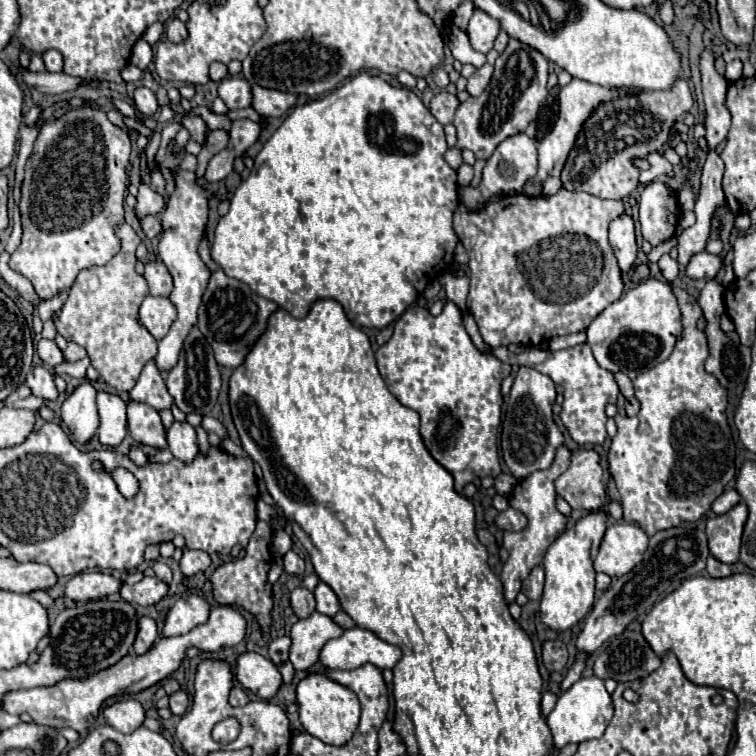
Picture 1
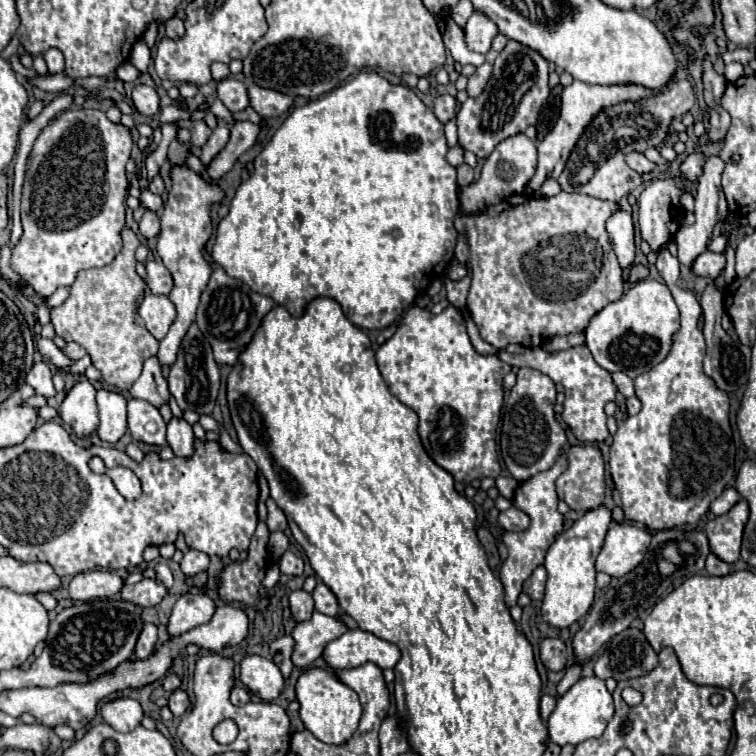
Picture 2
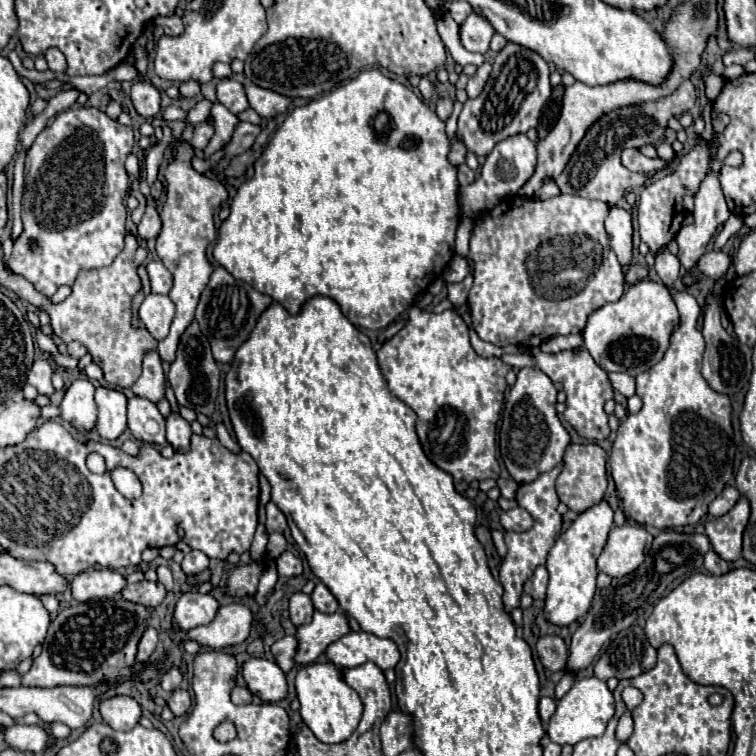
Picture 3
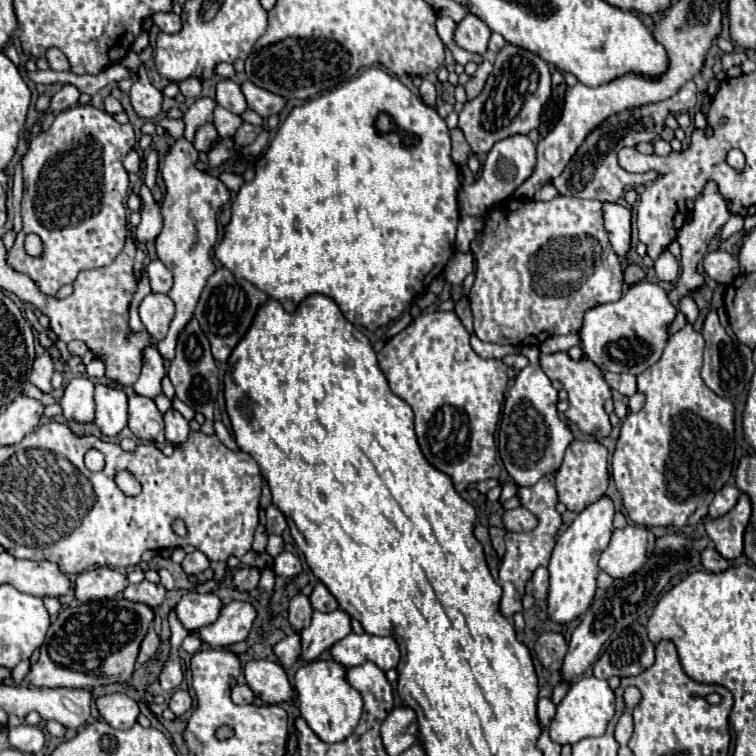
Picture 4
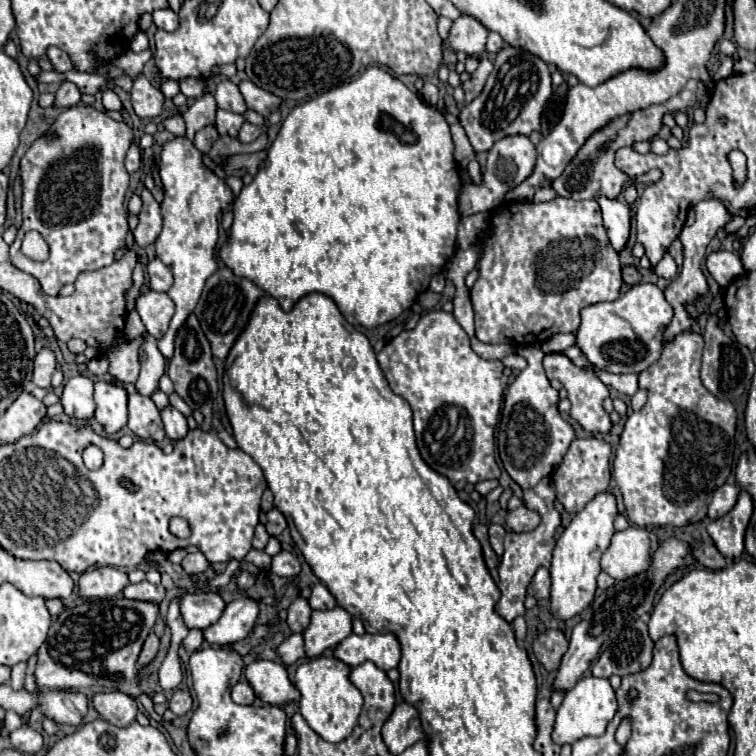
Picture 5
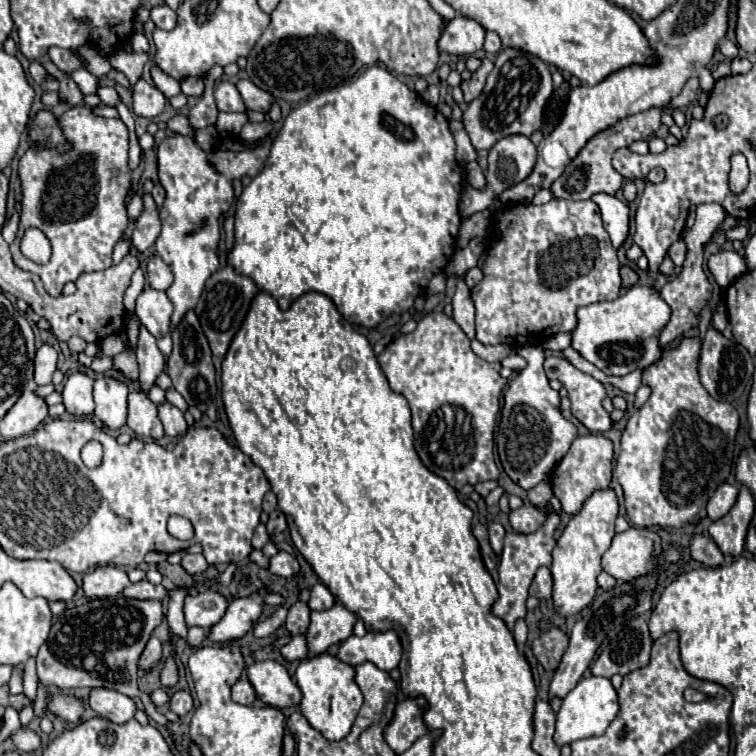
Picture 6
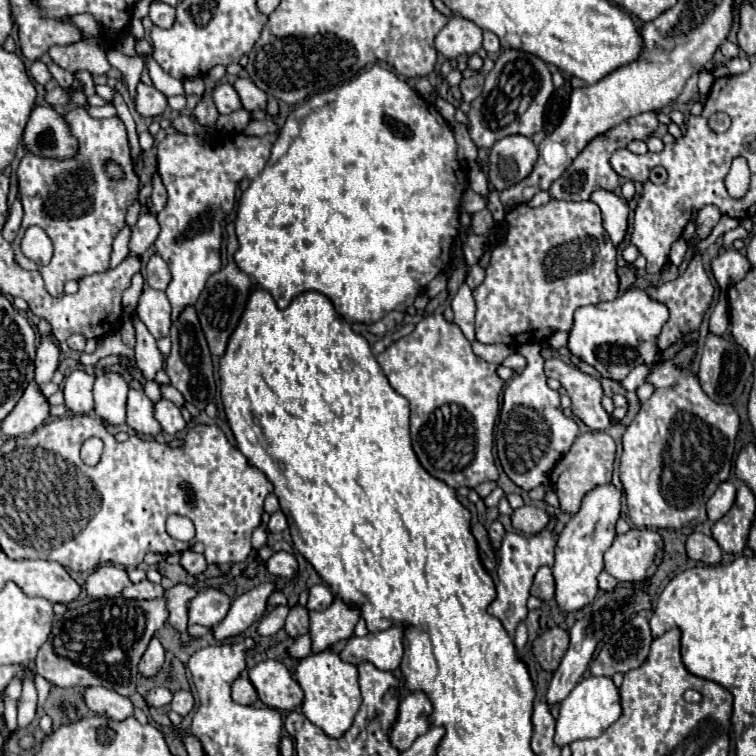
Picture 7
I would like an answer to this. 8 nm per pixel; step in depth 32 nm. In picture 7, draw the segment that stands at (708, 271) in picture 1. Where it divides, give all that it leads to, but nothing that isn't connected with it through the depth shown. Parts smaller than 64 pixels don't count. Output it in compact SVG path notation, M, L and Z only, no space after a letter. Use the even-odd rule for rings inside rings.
M738 250L720 252L716 258L712 258L710 266L712 266L712 274L714 274L716 282L720 284L720 288L728 288L728 286L736 284L736 280L742 280L746 276L746 272L750 270L748 258L744 254L740 254Z

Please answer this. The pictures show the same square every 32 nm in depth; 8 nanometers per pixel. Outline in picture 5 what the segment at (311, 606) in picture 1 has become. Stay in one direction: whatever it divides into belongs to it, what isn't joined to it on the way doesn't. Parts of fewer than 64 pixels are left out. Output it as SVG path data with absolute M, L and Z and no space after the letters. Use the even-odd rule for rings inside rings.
M296 598L290 608L288 608L288 626L292 632L304 632L304 628L308 628L310 624L310 614L312 614L312 608L308 604L306 598Z

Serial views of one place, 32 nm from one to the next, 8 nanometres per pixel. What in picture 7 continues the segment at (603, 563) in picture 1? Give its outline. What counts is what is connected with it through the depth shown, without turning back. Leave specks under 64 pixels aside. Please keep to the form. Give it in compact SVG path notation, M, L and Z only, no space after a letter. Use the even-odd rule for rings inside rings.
M632 528L626 534L618 534L612 542L612 546L606 550L604 554L604 570L614 576L620 582L640 582L640 580L648 580L656 568L658 568L658 544L656 540L660 540L660 536L654 530L648 528Z

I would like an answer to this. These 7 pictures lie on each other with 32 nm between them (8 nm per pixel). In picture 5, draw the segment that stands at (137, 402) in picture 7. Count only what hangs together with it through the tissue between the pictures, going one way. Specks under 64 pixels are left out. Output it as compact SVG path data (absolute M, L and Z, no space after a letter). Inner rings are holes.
M136 390L128 396L128 428L142 440L164 440L164 426L160 410L148 396L140 396Z

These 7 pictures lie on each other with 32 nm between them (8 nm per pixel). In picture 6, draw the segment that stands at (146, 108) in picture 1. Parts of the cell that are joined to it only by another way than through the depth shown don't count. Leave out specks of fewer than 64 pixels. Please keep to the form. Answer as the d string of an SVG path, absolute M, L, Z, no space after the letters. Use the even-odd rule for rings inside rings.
M140 78L134 84L134 88L132 88L132 106L134 106L134 112L138 116L156 118L156 116L162 114L164 104L166 104L166 98L156 86L148 84L144 78Z

